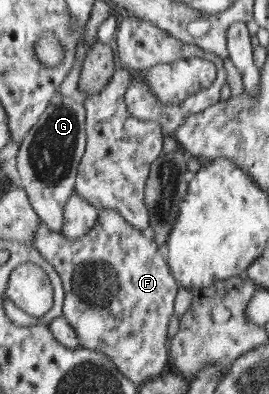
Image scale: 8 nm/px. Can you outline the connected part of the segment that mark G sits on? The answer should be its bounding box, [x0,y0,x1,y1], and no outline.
[16,90,85,233]

